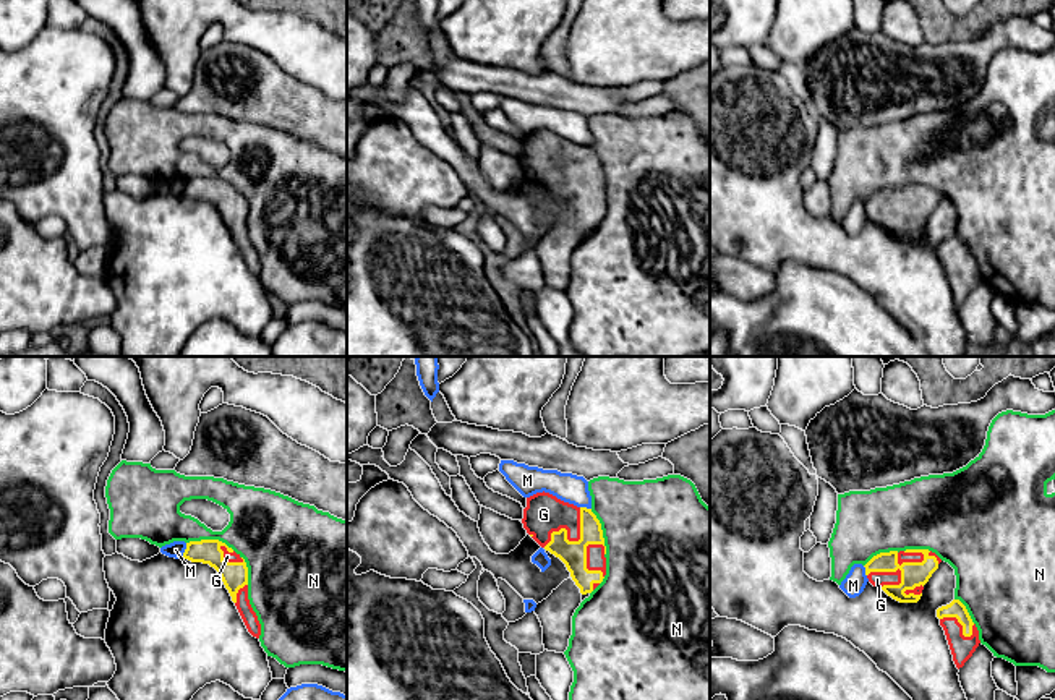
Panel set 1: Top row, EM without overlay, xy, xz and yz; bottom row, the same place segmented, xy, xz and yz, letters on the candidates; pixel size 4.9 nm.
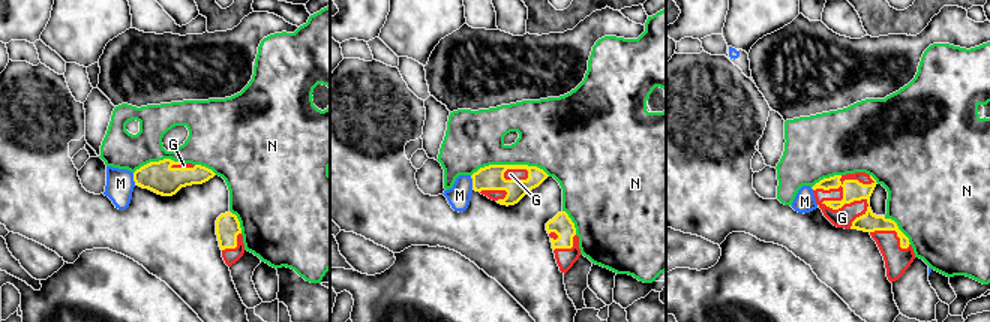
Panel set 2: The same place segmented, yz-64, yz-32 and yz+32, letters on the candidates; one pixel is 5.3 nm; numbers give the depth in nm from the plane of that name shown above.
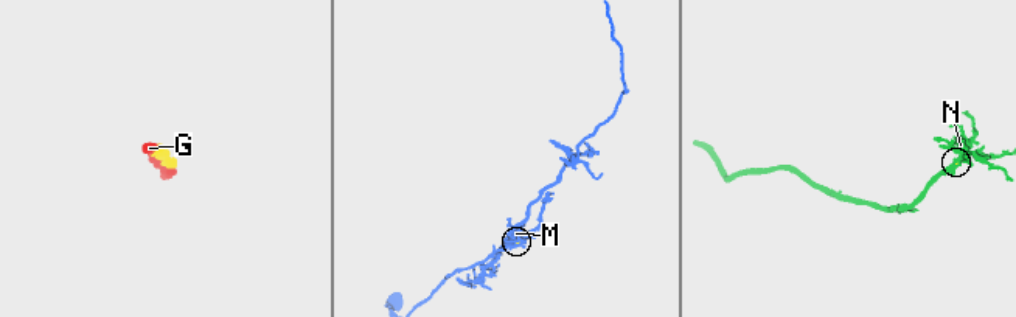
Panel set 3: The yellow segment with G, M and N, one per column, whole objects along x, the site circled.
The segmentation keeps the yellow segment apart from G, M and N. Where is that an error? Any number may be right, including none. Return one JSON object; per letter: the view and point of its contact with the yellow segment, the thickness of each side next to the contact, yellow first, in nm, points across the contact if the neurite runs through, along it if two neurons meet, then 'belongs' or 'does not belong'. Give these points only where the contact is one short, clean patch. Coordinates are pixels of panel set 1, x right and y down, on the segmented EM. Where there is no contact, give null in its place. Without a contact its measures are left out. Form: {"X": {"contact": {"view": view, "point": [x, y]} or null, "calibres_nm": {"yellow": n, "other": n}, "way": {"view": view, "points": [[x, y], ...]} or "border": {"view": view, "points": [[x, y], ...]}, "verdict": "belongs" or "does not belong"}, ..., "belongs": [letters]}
{"G": {"contact": {"view": "yz", "point": [896, 569]}, "calibres_nm": {"yellow": 130, "other": 80}, "verdict": "belongs"}, "M": {"contact": {"view": "xy", "point": [185, 550]}, "calibres_nm": {"yellow": 130, "other": 80}, "verdict": "does not belong"}, "N": {"contact": {"view": "xy", "point": [211, 540]}, "calibres_nm": {"yellow": 130, "other": 320}, "verdict": "does not belong"}, "belongs": ["G"]}

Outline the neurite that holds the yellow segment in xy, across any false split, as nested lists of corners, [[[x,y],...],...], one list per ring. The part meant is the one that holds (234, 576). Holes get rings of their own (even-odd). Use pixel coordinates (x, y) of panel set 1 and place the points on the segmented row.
[[[219,540],[186,543],[183,559],[209,564],[217,570],[248,632],[259,638],[261,624],[248,600],[248,567],[245,559]]]

